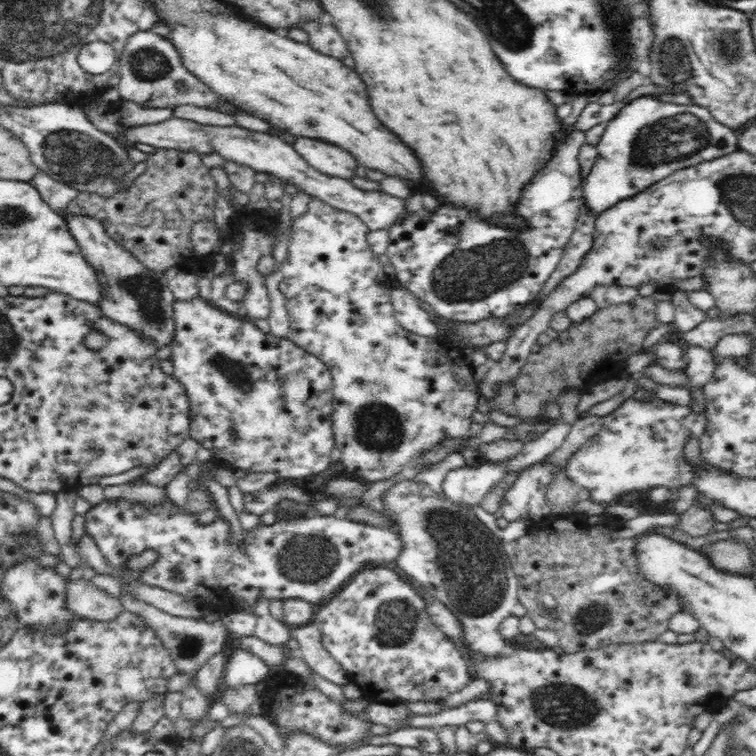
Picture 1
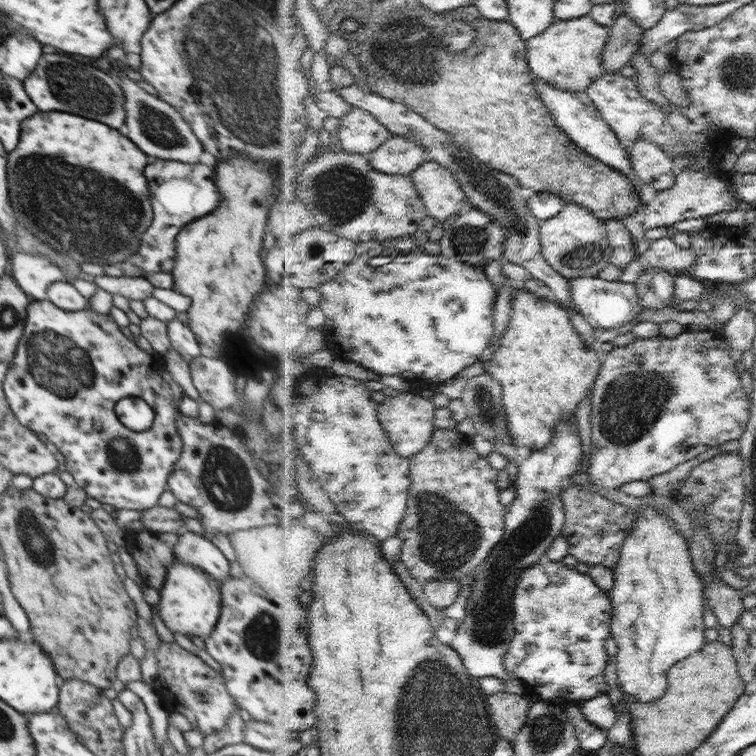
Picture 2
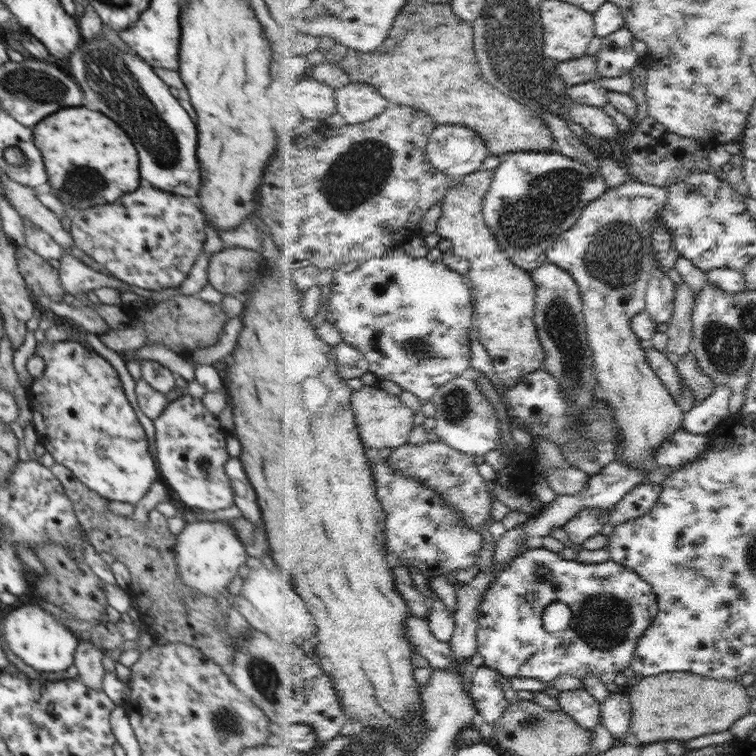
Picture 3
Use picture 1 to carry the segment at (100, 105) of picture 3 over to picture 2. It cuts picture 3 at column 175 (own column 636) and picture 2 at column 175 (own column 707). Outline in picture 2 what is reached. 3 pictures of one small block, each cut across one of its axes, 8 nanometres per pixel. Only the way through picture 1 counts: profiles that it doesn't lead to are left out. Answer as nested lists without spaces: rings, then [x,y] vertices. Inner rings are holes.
[[[120,61],[120,67],[117,72],[120,76],[120,88],[124,92],[124,110],[126,110],[126,126],[128,126],[128,138],[132,138],[132,142],[136,142],[136,146],[140,146],[140,150],[144,150],[148,156],[156,156],[162,160],[178,160],[178,162],[188,162],[188,164],[196,164],[200,162],[200,154],[204,152],[202,143],[197,136],[192,134],[190,124],[182,119],[182,115],[176,112],[172,105],[166,103],[157,95],[146,94],[134,80],[130,80],[125,70],[128,70],[124,62]]]

